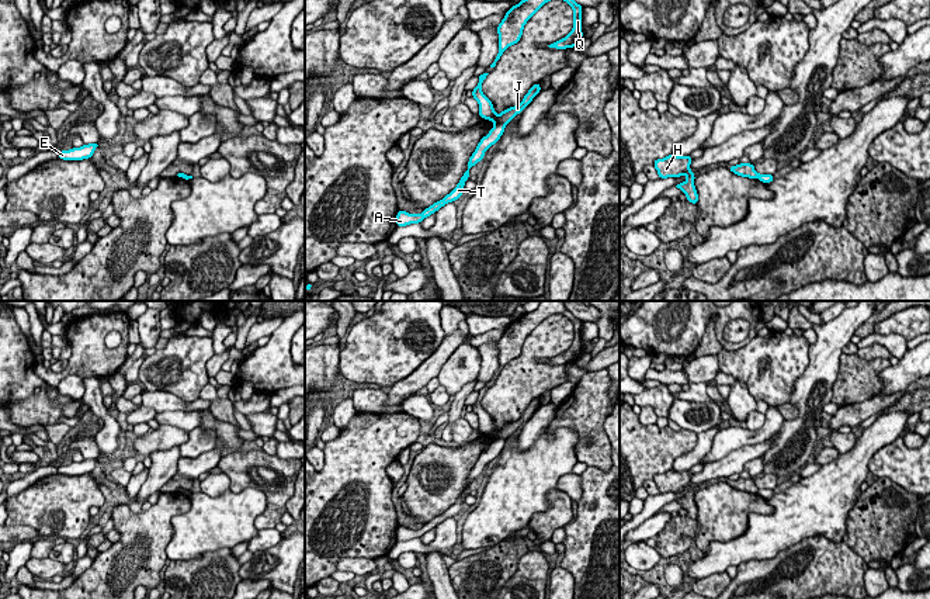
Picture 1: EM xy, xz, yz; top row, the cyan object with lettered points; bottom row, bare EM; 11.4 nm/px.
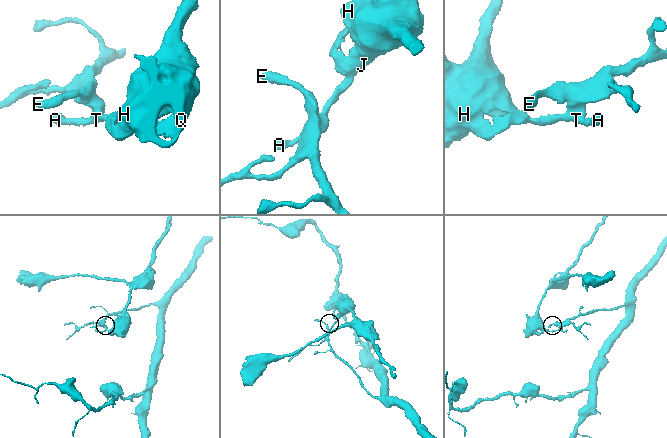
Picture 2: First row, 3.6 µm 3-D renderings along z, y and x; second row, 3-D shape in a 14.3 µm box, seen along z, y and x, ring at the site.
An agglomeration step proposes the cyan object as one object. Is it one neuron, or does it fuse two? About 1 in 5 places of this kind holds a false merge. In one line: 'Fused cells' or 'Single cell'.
Fused cells

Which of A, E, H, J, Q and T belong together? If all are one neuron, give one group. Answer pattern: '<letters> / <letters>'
A E T / H J Q

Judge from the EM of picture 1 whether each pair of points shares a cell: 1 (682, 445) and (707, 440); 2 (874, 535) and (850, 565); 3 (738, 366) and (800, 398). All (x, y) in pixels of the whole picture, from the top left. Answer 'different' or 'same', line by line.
1: different
2: different
3: different

